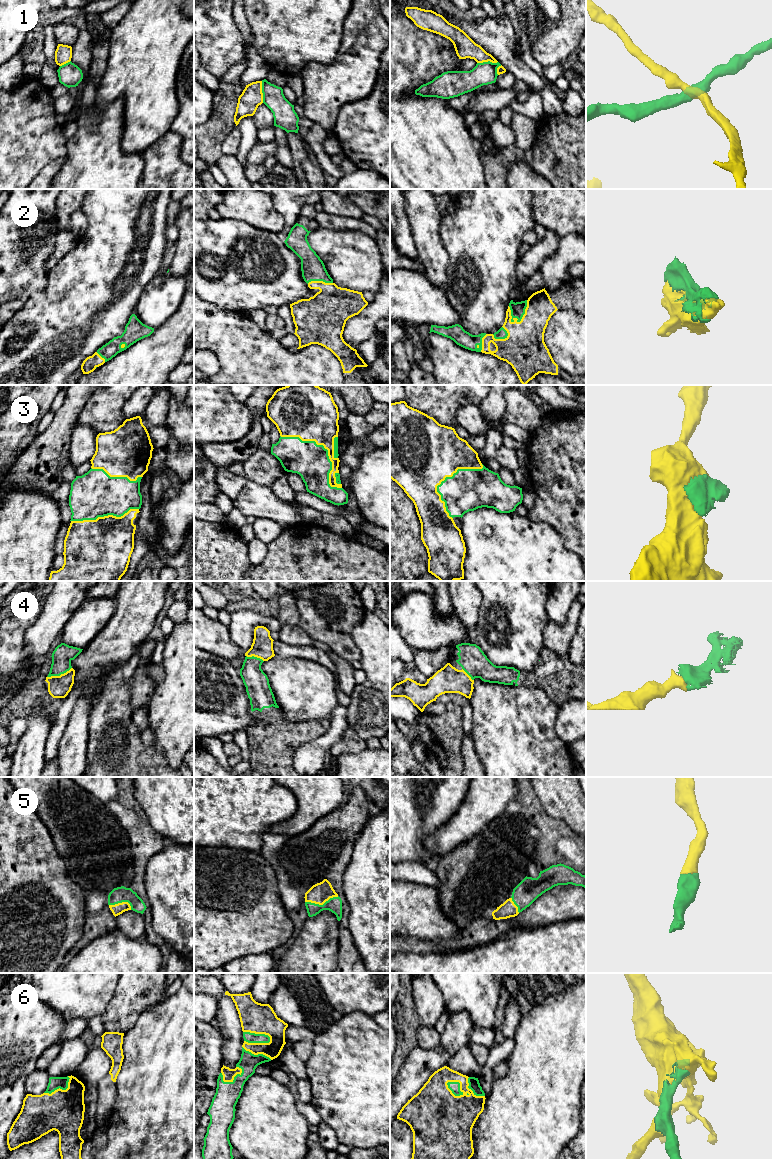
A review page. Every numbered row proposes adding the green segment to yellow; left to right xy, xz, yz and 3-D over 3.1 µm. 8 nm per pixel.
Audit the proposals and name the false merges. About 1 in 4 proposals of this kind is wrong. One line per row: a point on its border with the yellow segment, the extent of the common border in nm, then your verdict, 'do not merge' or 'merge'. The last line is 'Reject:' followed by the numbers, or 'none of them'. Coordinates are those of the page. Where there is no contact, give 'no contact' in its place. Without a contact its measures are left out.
1: meets yellow in xz at (261, 92); contact 180 nm long; do not merge
2: meets yellow in yz at (523, 316); contact 220 nm long; merge
3: meets yellow in xz at (327, 449); contact 650 nm long; merge
4: meets yellow in xy at (60, 675); contact 220 nm long; merge
5: meets yellow in xz at (321, 904); contact 280 nm long; merge
6: meets yellow in xz at (258, 1033); contact 240 nm long; merge
Reject: 1

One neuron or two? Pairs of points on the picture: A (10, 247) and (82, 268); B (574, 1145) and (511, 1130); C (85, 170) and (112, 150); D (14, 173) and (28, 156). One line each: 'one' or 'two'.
A: two
B: two
C: one
D: one

